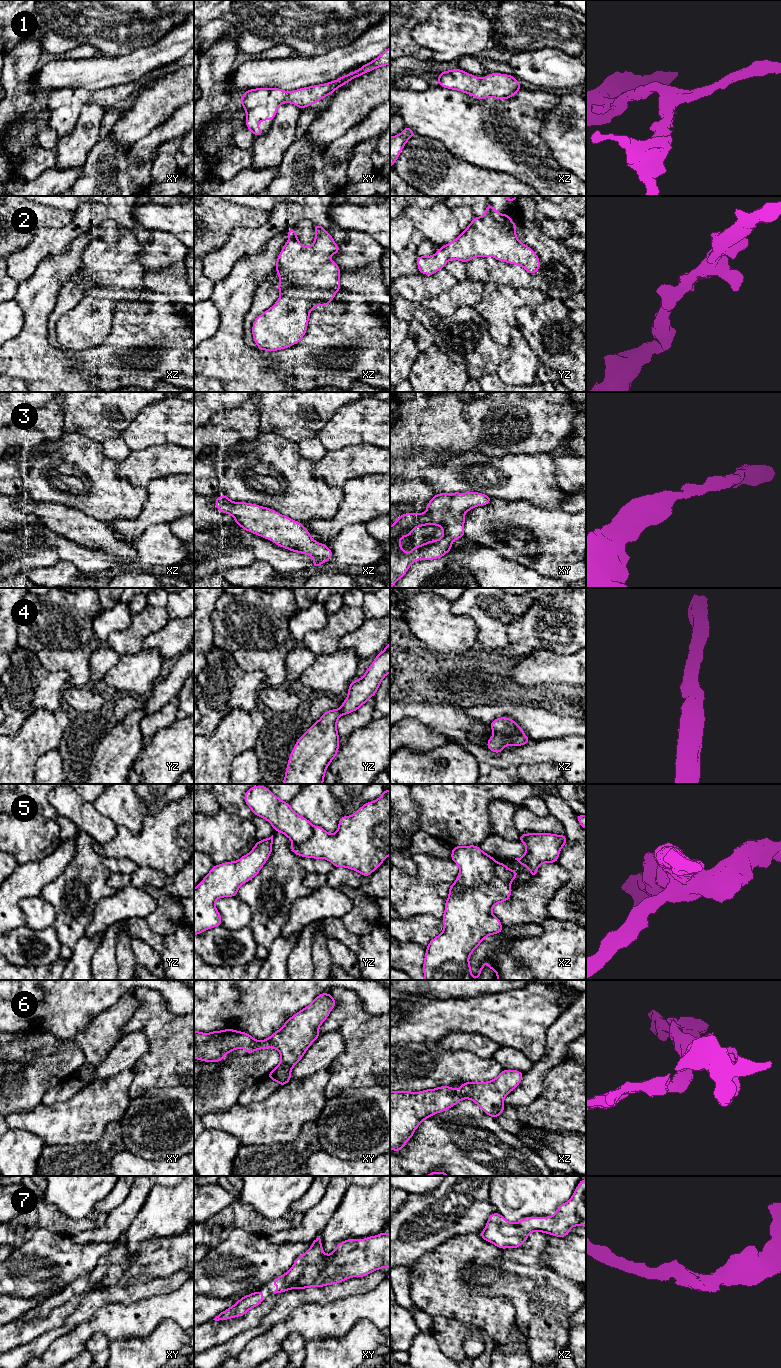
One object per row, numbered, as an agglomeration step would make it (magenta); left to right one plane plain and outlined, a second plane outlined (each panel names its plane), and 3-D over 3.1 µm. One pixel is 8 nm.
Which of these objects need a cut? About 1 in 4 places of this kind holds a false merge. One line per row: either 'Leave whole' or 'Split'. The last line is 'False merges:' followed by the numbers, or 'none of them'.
1: Leave whole
2: Leave whole
3: Leave whole
4: Leave whole
5: Split
6: Leave whole
7: Leave whole
False merges: 5

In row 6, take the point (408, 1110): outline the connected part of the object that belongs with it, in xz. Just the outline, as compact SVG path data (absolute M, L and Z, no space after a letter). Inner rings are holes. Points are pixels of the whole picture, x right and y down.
M503 1070L495 1079L487 1082L464 1082L458 1089L440 1086L420 1092L390 1091L390 1150L400 1151L413 1136L416 1128L426 1119L439 1112L446 1111L462 1099L470 1099L488 1116L497 1118L505 1111L504 1098L514 1090L523 1077L518 1070Z

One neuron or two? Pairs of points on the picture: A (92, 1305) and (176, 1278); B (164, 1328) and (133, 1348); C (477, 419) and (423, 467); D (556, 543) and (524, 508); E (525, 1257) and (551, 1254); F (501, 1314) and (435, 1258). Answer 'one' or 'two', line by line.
A: one
B: one
C: two
D: one
E: two
F: one

